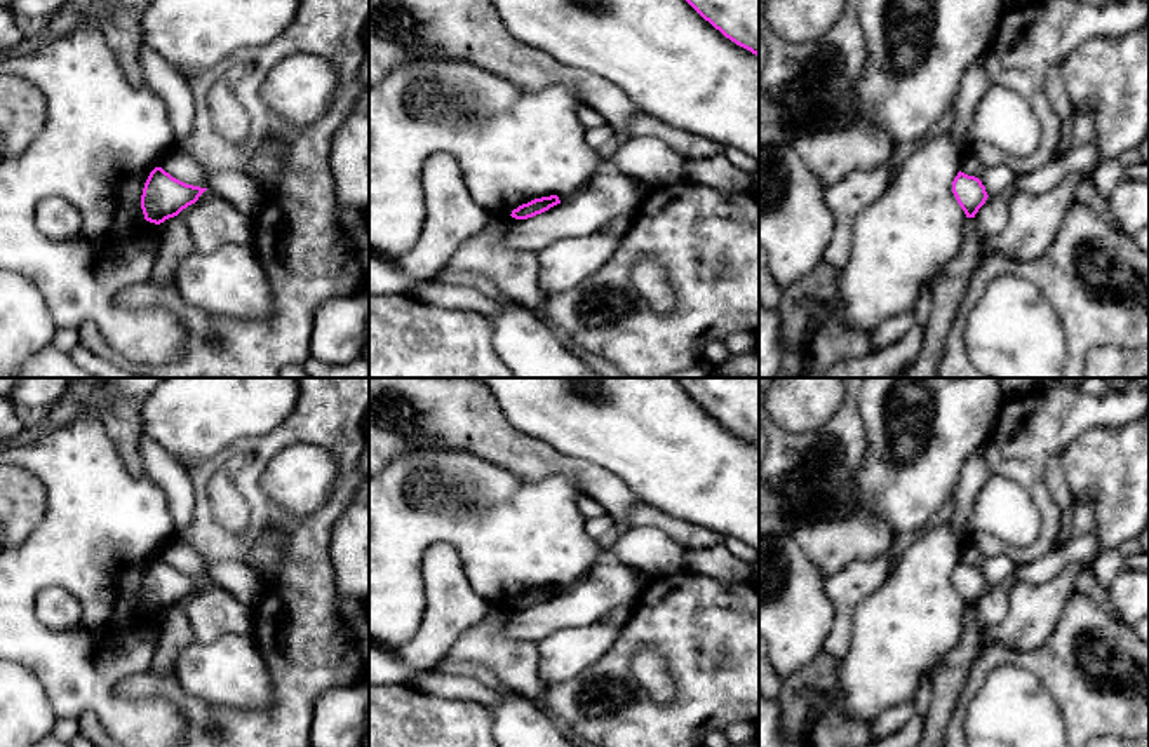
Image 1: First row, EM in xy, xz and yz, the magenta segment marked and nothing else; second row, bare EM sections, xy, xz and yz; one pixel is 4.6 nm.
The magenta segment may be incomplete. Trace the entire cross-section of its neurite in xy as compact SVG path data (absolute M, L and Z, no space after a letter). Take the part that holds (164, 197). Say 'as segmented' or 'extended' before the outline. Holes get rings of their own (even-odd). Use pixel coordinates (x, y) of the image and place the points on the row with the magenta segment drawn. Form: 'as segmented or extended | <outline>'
as segmented | M155 167L144 183L141 195L144 219L160 225L195 204L205 190L207 188L186 185L172 178L162 167Z

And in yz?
as segmented | M961 171L952 181L952 193L961 209L964 211L966 218L975 218L975 214L989 197L985 186L978 178L968 176Z

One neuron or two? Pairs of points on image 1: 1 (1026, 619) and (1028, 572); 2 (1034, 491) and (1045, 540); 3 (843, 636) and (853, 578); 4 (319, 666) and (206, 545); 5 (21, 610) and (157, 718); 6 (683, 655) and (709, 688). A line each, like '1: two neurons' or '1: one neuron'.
1: two neurons
2: one neuron
3: one neuron
4: one neuron
5: one neuron
6: one neuron

